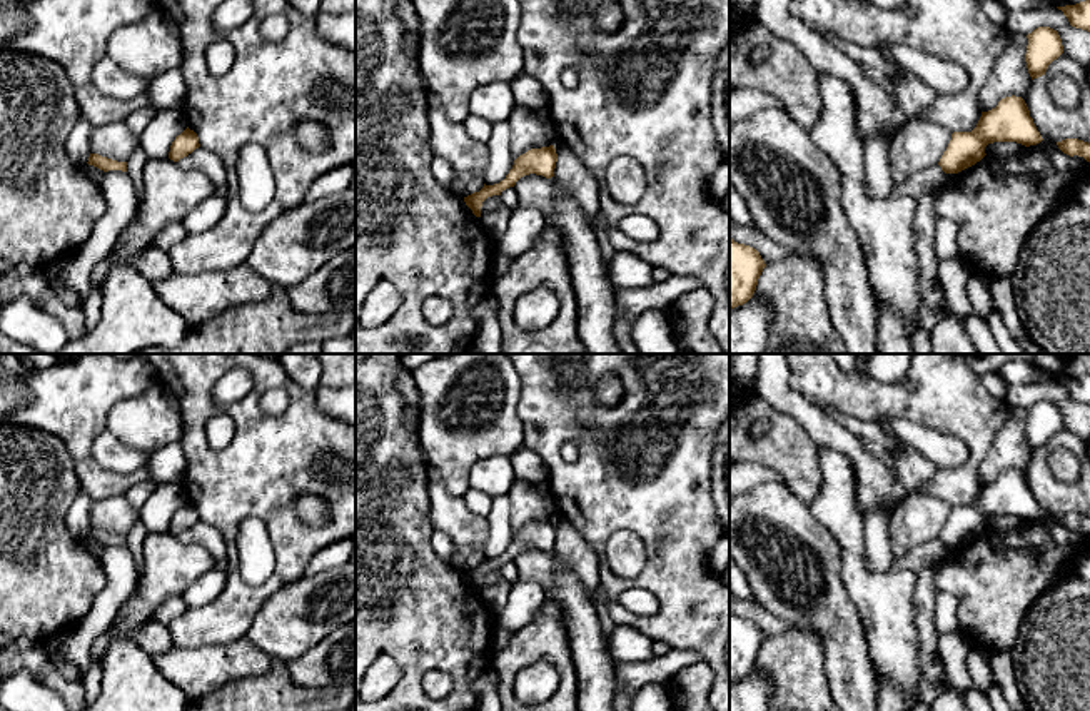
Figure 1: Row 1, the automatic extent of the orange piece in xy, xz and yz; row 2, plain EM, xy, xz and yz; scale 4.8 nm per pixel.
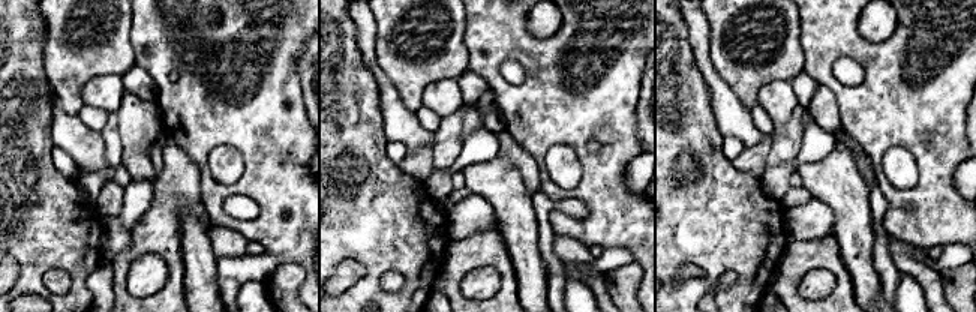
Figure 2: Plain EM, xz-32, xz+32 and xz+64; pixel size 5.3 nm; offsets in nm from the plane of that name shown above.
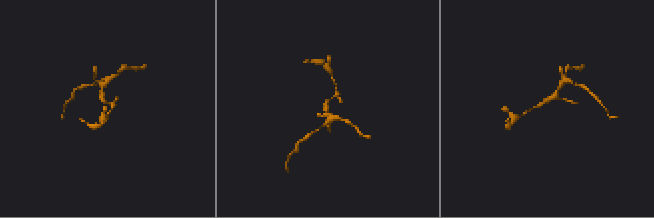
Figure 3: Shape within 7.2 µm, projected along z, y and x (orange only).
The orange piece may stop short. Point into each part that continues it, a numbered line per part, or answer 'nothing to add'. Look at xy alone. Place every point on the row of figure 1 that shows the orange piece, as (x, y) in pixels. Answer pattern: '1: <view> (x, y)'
nothing to add

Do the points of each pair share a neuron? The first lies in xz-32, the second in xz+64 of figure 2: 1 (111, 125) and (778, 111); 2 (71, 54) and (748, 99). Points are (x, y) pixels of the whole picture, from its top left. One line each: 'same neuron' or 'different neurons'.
1: different neurons
2: same neuron

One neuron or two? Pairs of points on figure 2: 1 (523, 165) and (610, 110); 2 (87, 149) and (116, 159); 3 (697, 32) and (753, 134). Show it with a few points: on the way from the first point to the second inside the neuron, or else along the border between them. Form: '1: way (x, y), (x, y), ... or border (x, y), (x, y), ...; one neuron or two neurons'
1: border (508, 134), (535, 162), (540, 188); two neurons
2: border (99, 132), (104, 141), (105, 161), (111, 167); two neurons
3: way (702, 57), (727, 108); one neuron

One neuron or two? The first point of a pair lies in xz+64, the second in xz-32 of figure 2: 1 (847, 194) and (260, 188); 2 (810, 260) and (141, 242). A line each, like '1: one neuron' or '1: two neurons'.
1: two neurons
2: one neuron

